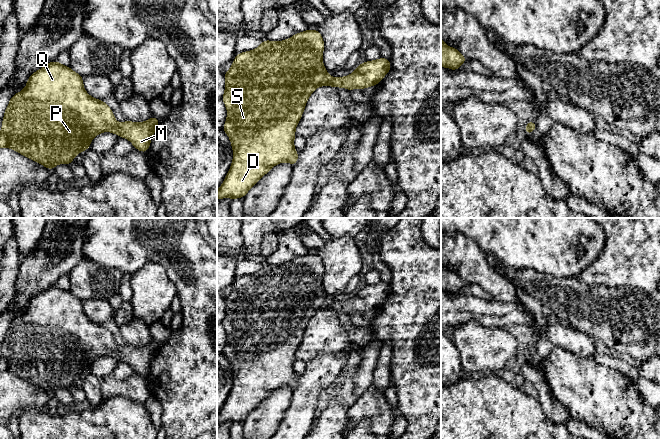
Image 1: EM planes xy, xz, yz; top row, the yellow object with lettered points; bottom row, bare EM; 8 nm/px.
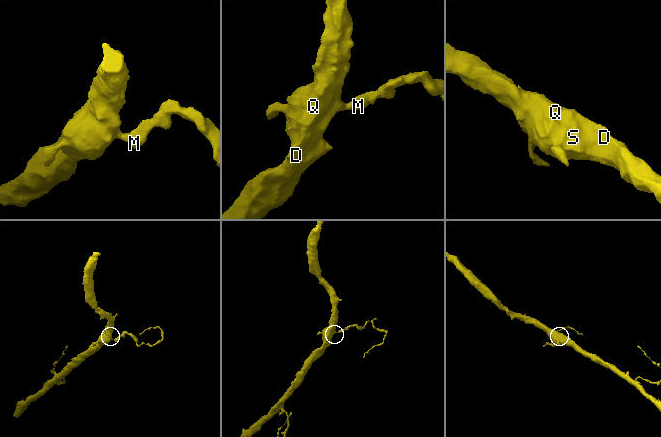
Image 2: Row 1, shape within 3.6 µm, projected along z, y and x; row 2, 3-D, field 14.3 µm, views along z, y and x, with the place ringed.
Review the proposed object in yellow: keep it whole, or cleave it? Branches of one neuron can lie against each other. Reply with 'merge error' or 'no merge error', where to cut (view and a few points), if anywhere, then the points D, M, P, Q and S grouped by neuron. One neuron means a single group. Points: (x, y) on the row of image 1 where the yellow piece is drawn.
no merge error; no cut; D M P Q S

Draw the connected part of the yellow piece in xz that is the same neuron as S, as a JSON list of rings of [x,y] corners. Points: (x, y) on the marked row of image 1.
[[[308,29],[283,41],[264,40],[256,49],[235,56],[232,66],[224,74],[225,92],[221,98],[227,108],[227,119],[223,130],[229,136],[232,145],[233,161],[225,180],[217,190],[217,199],[243,198],[250,188],[275,165],[289,162],[295,166],[298,161],[298,152],[294,148],[295,129],[302,117],[309,96],[317,87],[339,88],[343,86],[349,91],[365,89],[378,85],[383,77],[390,72],[390,59],[381,57],[374,61],[363,62],[350,75],[331,78],[322,61],[323,51],[324,41],[321,33],[318,30]]]

